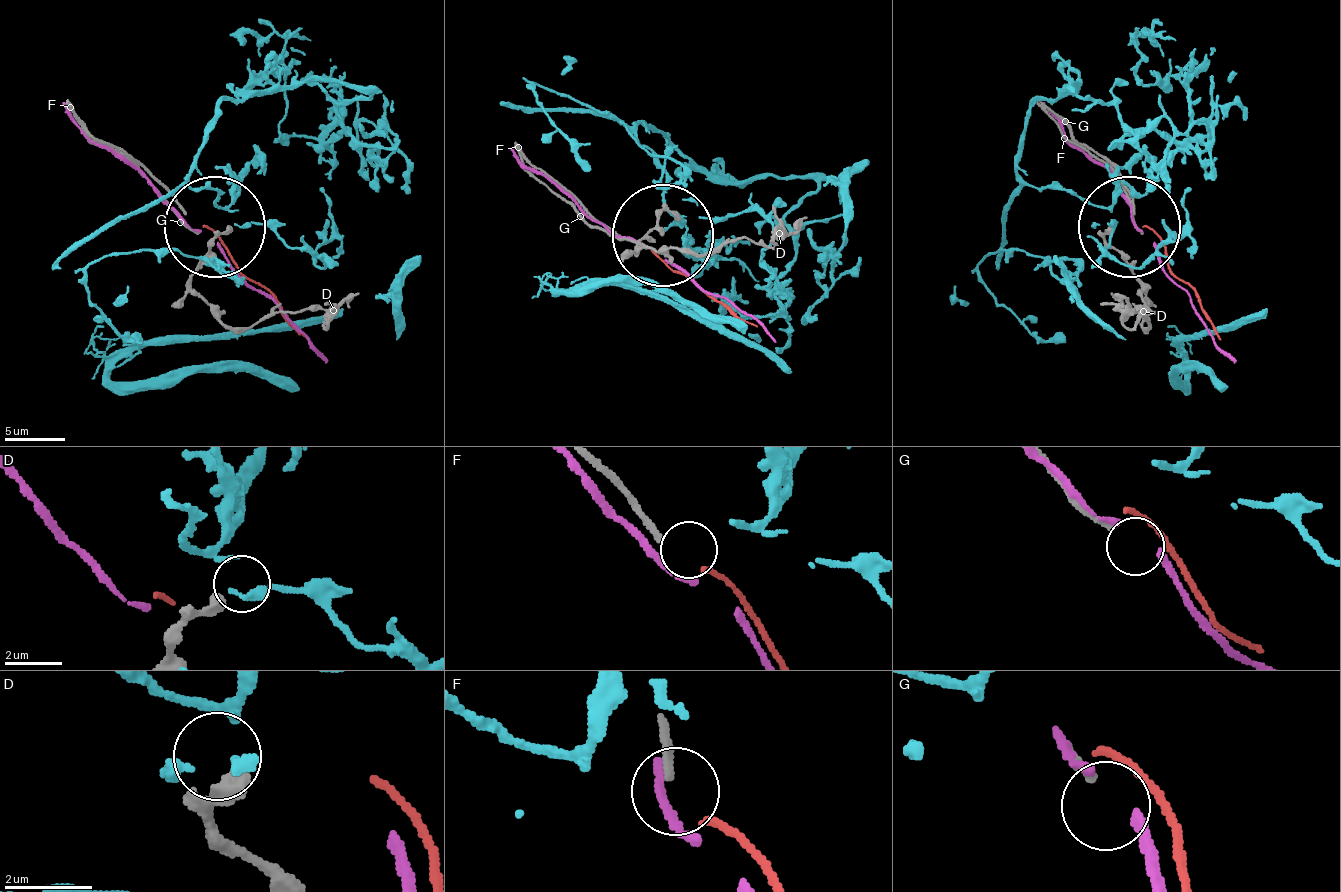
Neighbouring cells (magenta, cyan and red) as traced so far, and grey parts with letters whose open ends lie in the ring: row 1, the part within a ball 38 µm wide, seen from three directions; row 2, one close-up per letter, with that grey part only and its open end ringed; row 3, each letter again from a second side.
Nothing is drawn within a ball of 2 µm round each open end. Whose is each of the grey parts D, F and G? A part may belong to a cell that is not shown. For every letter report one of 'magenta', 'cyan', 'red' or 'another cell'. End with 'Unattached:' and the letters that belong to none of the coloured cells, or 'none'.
D: cyan
F: red
G: another cell
Unattached: G

